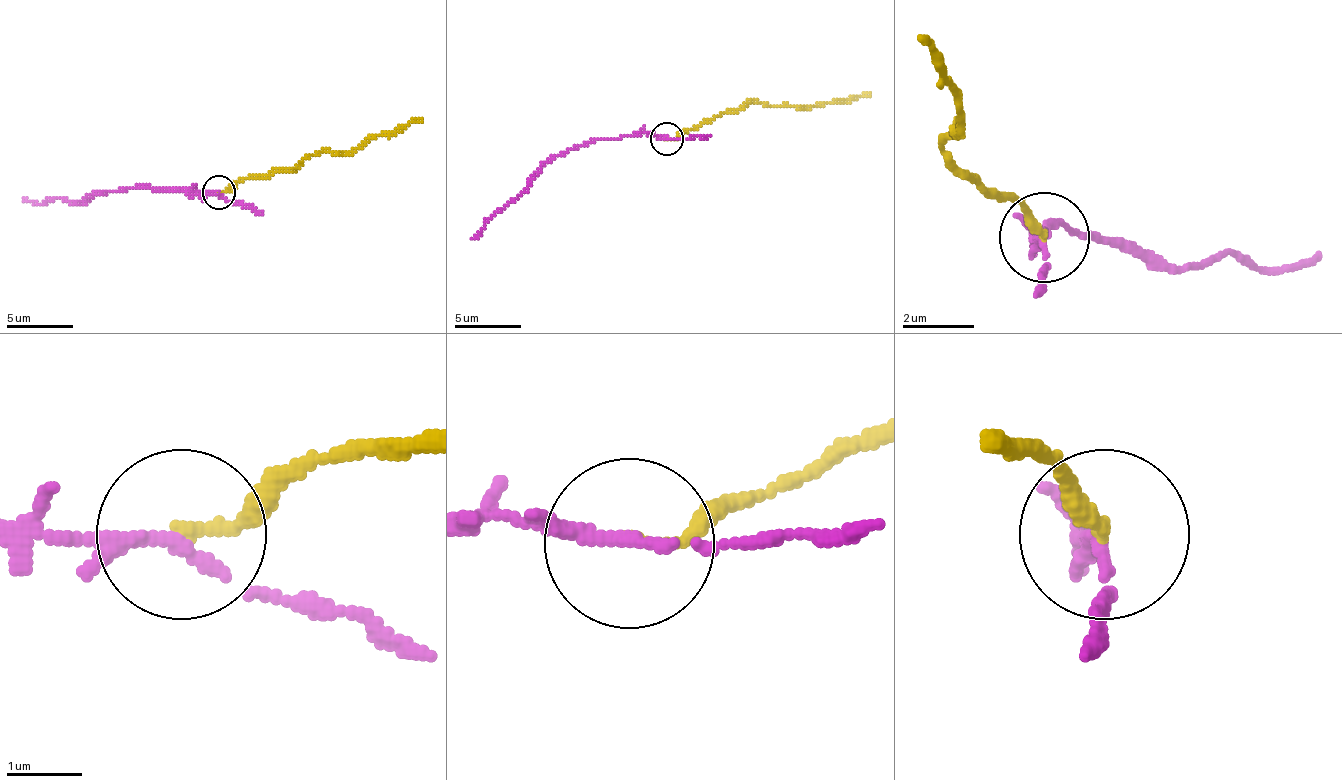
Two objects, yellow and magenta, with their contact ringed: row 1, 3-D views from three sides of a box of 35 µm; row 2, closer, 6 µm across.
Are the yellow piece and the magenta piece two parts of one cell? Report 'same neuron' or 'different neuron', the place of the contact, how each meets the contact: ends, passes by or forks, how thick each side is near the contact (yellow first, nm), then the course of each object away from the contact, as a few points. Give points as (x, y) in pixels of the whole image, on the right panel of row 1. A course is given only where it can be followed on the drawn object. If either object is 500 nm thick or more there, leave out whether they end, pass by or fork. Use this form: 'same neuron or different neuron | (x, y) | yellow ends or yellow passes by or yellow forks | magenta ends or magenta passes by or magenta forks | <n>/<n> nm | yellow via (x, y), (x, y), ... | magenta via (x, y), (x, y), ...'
different neuron | (1044, 237) | yellow ends | magenta passes by | 150/170 nm | yellow via (1047, 235), (1011, 199), (975, 181), (948, 154), (957, 127), (948, 73), (921, 37) | magenta via (1047, 235), (1029, 235), (1074, 226), (1172, 262), (1244, 253), (1289, 271), (1316, 253)

